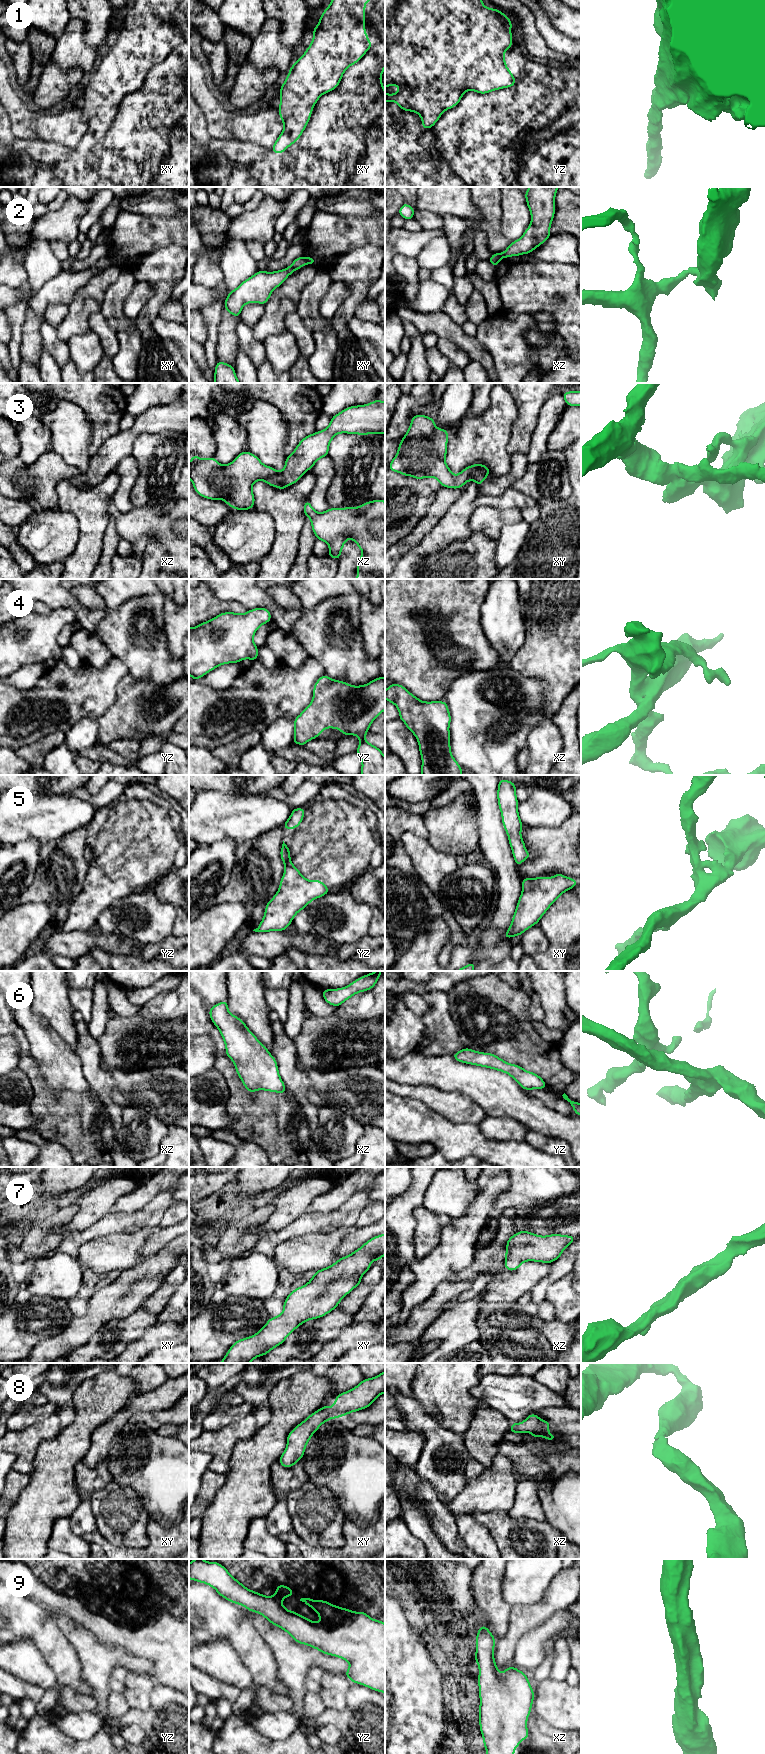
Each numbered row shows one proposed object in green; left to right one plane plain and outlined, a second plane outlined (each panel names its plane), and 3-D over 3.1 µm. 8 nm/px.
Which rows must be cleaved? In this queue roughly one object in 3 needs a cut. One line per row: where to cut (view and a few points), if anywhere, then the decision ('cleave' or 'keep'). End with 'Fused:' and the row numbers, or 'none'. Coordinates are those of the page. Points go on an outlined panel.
1: no cut | keep
2: xz (501, 253), (503, 256) | cleave
3: xy (488, 472), (476, 468), (468, 479) | cleave
4: no cut | keep
5: no cut | keep
6: no cut | keep
7: no cut | keep
8: no cut | keep
9: no cut | keep
Fused: 2, 3

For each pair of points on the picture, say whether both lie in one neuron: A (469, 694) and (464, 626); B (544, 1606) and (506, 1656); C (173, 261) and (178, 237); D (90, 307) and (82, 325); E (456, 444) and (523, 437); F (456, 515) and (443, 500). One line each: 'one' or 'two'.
A: two
B: one
C: two
D: one
E: two
F: two

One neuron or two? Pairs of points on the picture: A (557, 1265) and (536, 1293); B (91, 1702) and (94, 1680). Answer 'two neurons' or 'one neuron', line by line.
A: one neuron
B: two neurons

